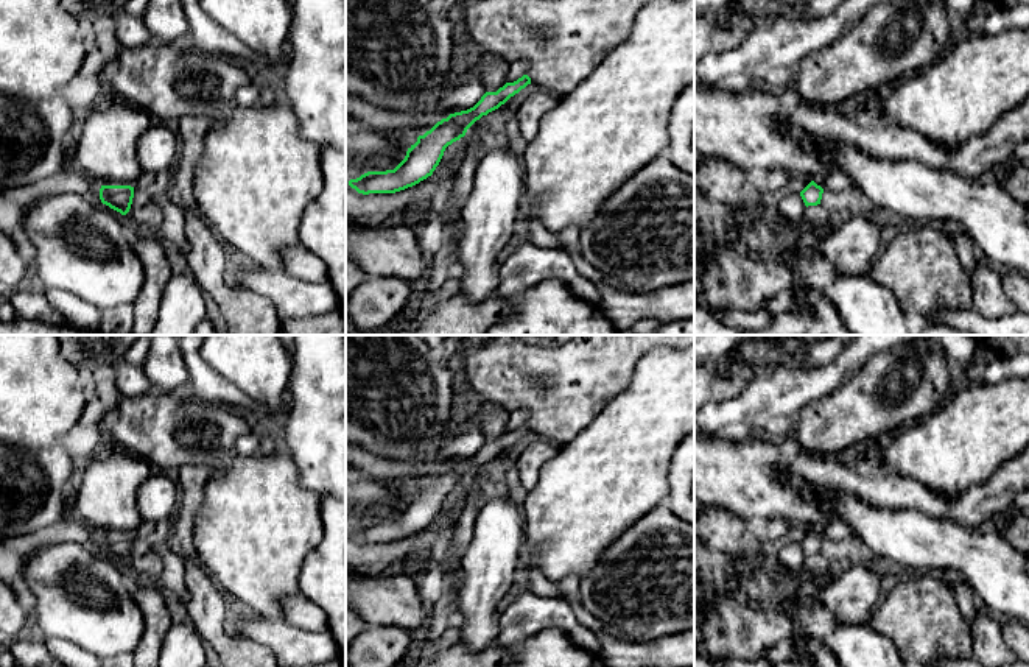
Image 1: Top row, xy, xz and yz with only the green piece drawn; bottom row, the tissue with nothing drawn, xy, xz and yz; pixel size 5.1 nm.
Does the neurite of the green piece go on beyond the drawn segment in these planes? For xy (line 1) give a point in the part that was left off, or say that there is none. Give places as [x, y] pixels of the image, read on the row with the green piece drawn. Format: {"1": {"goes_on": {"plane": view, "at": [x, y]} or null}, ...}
{"1": {"goes_on": null}}

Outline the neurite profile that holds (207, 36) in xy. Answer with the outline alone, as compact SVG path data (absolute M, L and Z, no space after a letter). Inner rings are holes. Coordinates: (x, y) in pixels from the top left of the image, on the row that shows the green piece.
M181 0L181 5L190 26L188 41L191 47L205 55L219 55L230 59L243 58L260 69L269 67L269 61L265 56L246 47L241 41L209 17L201 9L199 0Z

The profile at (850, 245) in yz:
M864 207L850 209L845 217L819 234L820 256L831 262L842 274L866 274L875 263L880 246L881 226L872 221Z

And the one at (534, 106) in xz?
M536 92L528 95L517 109L517 120L523 137L529 142L539 131L540 118L559 104L559 97Z

